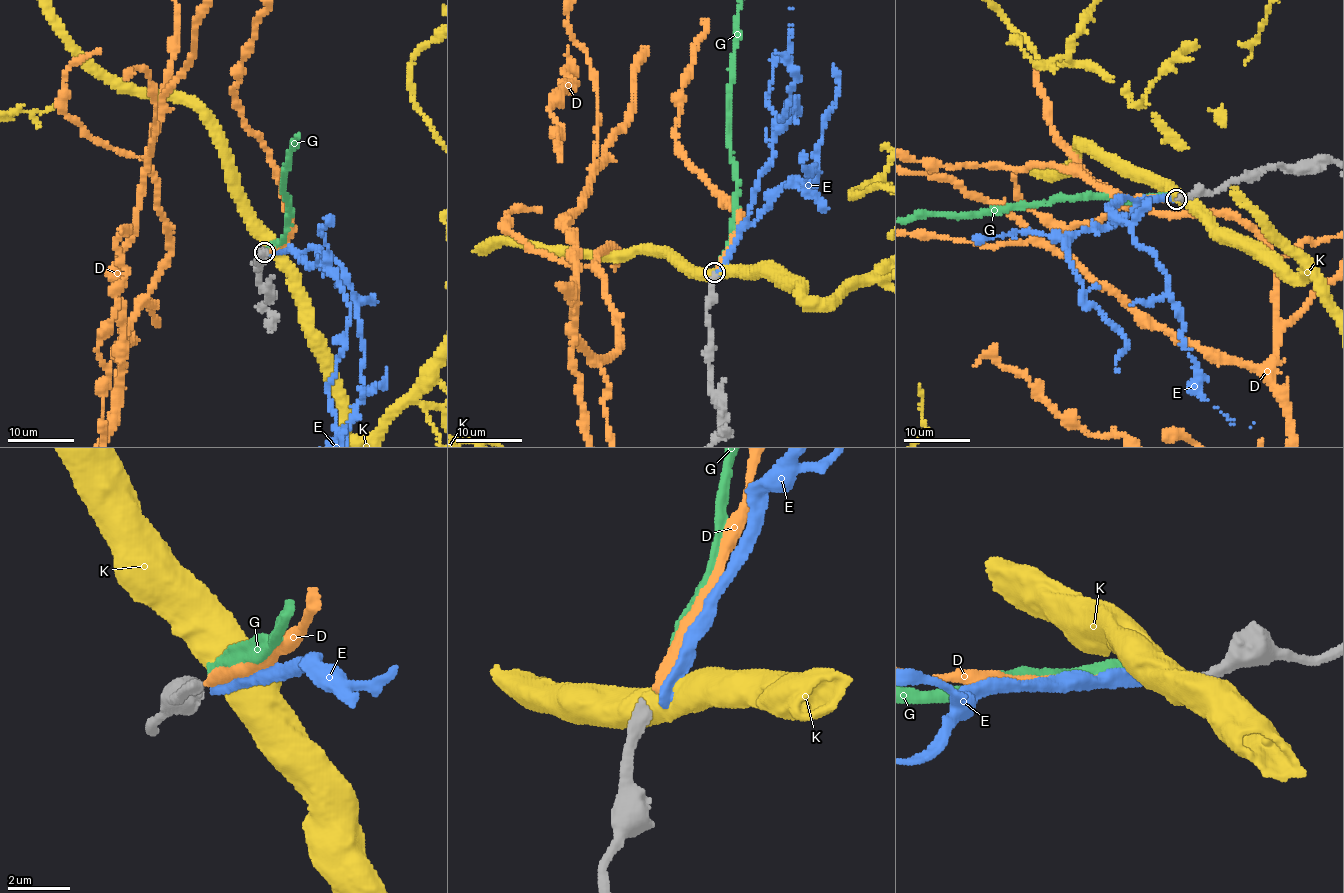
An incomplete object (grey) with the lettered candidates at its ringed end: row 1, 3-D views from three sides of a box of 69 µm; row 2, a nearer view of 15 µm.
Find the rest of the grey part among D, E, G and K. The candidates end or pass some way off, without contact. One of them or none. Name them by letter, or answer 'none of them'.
D

